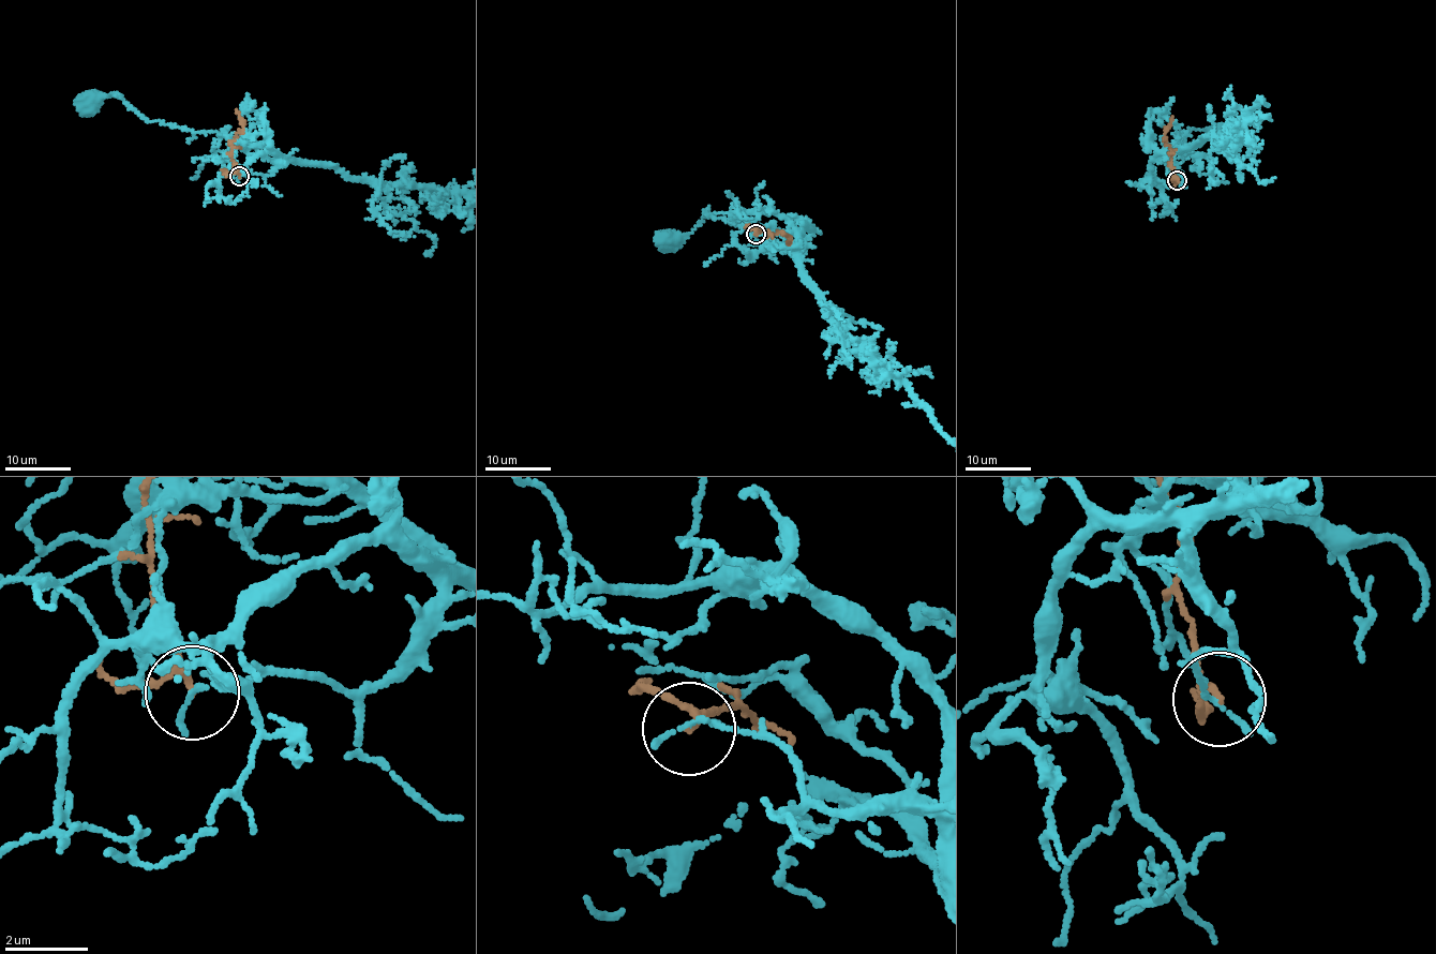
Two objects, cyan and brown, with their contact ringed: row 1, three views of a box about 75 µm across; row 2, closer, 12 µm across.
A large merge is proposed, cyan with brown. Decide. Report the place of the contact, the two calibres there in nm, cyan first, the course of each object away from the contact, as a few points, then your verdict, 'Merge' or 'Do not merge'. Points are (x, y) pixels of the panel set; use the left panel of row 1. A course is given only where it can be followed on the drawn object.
Place: (239, 176). Thickness 150 nm (cyan) against 120 nm. Course of cyan: (238, 175), (271, 173), (278, 155), (256, 142), (147, 121), (115, 93), (86, 105). Course of brown: (238, 175), (232, 144), (244, 128), (235, 110). Do not merge

